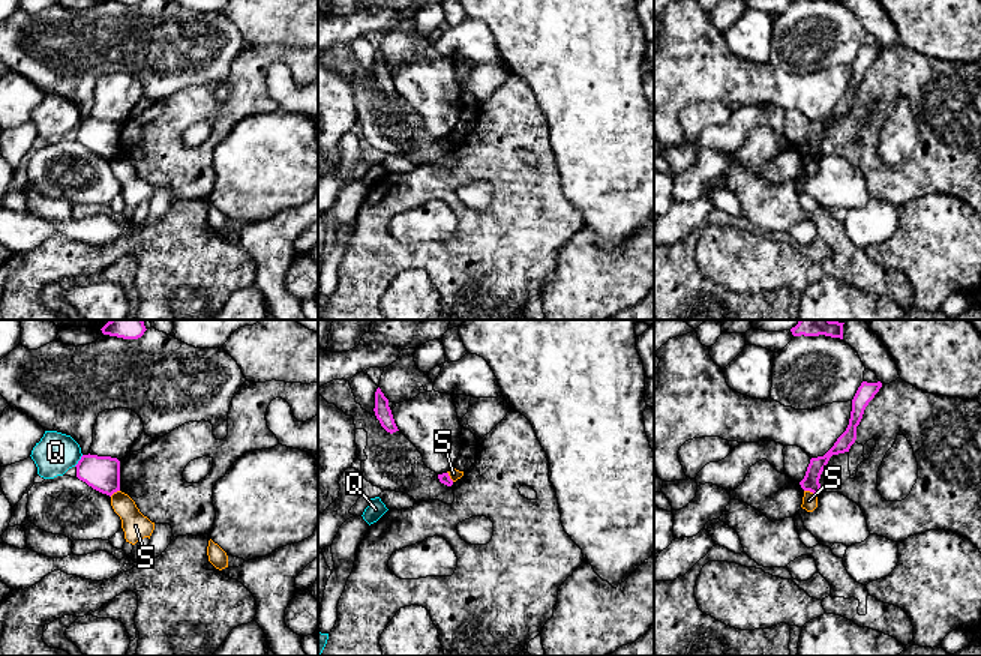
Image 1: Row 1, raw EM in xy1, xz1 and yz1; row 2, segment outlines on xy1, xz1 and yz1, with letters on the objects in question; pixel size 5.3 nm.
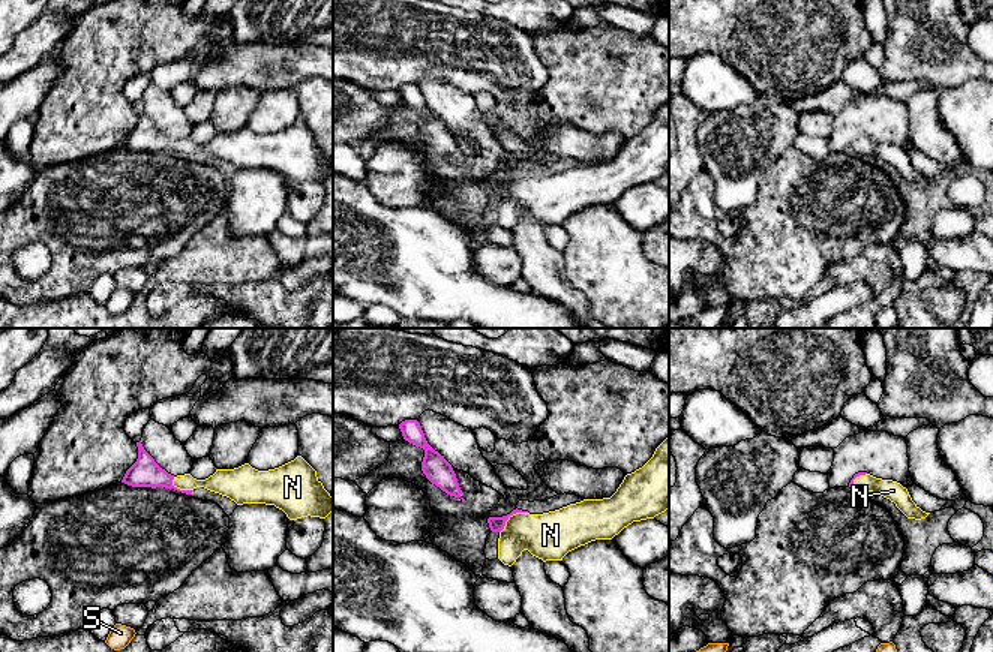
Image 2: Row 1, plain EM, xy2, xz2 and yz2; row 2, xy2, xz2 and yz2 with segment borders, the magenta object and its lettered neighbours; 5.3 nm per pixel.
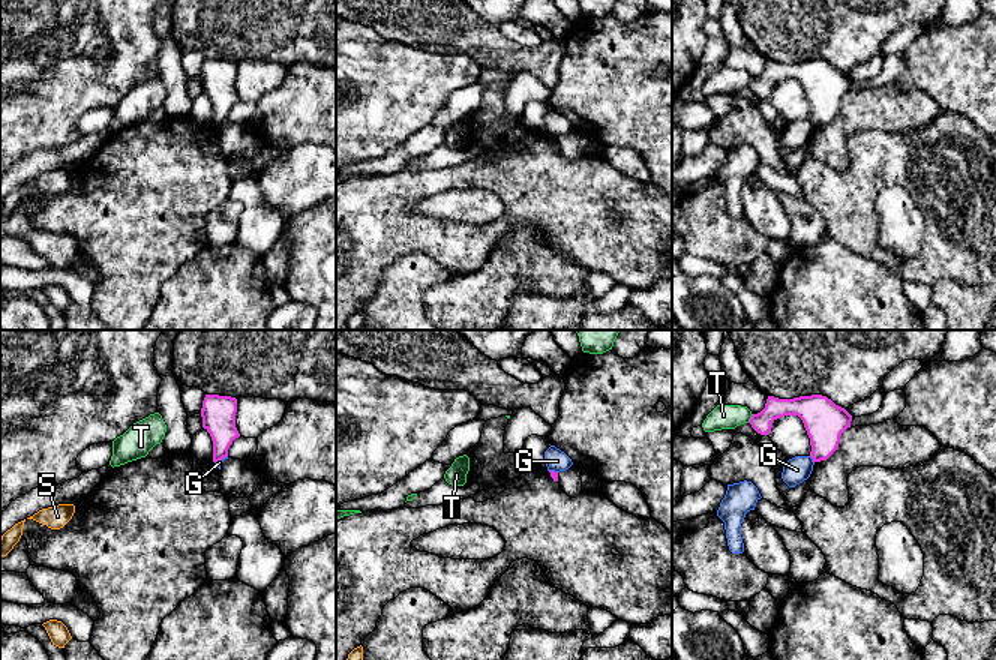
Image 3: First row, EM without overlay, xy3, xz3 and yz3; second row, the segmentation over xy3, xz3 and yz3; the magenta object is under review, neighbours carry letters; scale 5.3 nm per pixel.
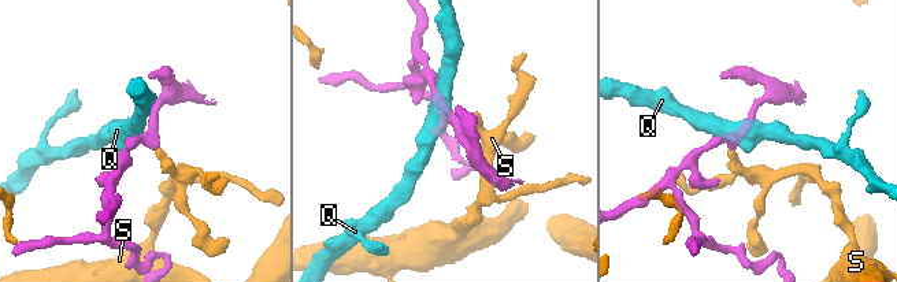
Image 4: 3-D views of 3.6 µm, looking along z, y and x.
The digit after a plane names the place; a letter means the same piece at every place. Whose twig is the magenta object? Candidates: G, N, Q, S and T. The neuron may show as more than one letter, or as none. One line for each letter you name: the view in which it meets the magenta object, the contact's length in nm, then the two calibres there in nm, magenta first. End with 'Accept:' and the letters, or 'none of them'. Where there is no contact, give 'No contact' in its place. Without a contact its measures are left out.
N: Touches magenta in xz2. Shared border 190 nm. Thickness 80 nm (magenta) against 260 nm
Accept: N

